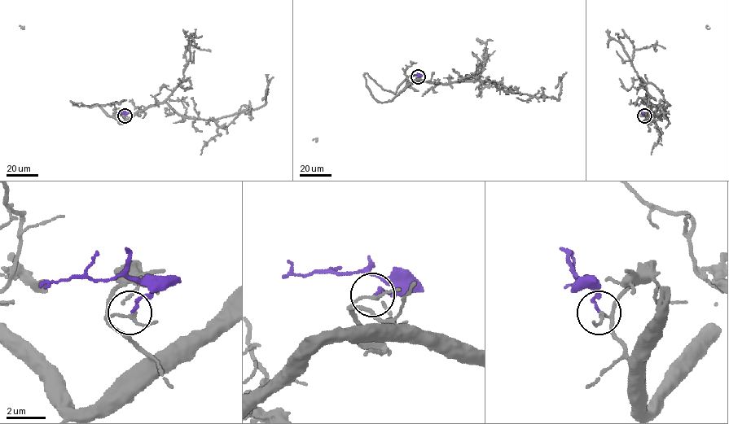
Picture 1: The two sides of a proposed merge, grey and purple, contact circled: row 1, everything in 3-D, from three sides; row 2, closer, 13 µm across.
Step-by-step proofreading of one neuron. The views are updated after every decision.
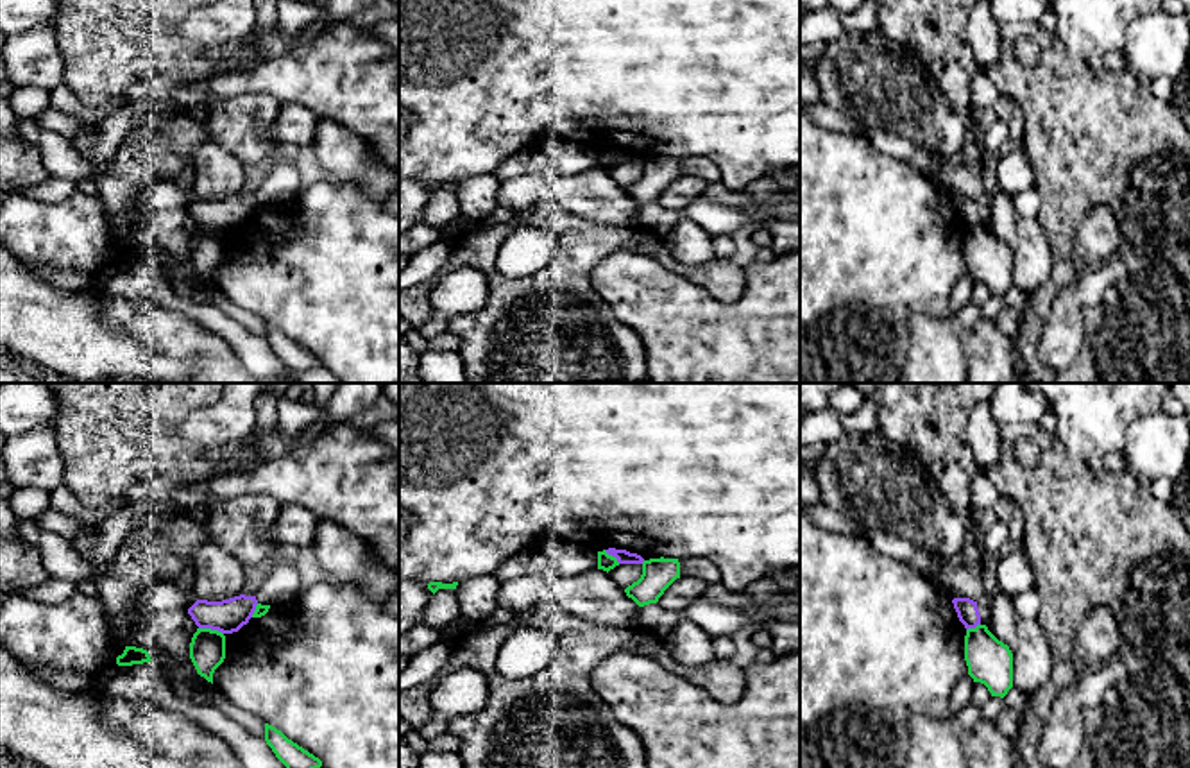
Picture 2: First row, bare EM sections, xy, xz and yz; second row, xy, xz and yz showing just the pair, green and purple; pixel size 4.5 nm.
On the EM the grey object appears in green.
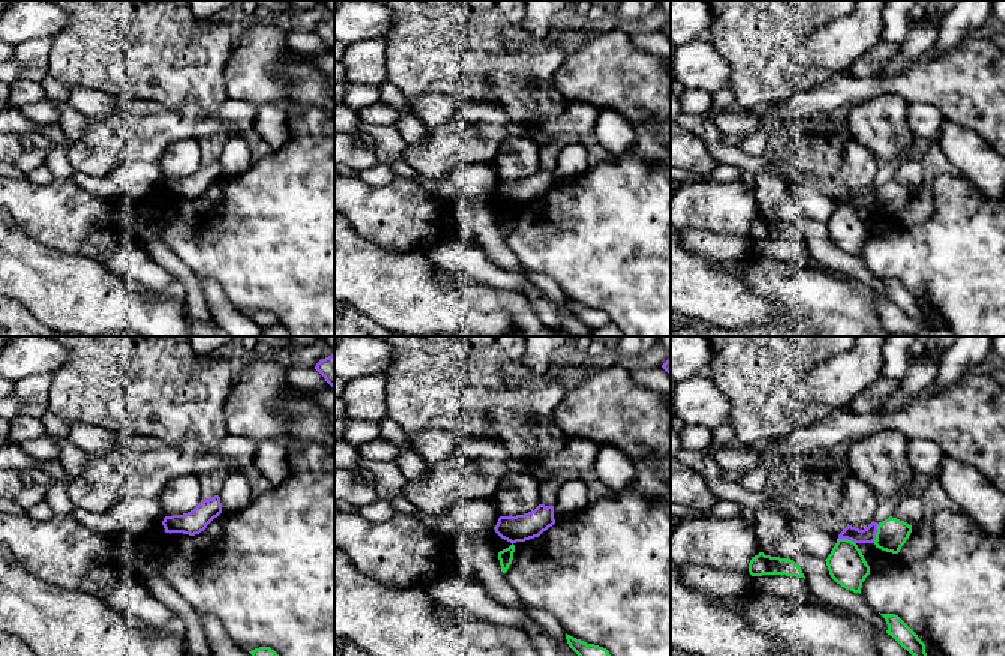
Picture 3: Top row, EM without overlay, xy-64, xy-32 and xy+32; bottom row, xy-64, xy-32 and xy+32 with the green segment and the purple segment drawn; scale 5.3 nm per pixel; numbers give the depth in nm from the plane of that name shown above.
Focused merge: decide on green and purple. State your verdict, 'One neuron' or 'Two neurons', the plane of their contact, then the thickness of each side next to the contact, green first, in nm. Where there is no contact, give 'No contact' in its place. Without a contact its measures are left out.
Two neurons. Touches green in xy. Thickness 160 nm (green) against 150 nm

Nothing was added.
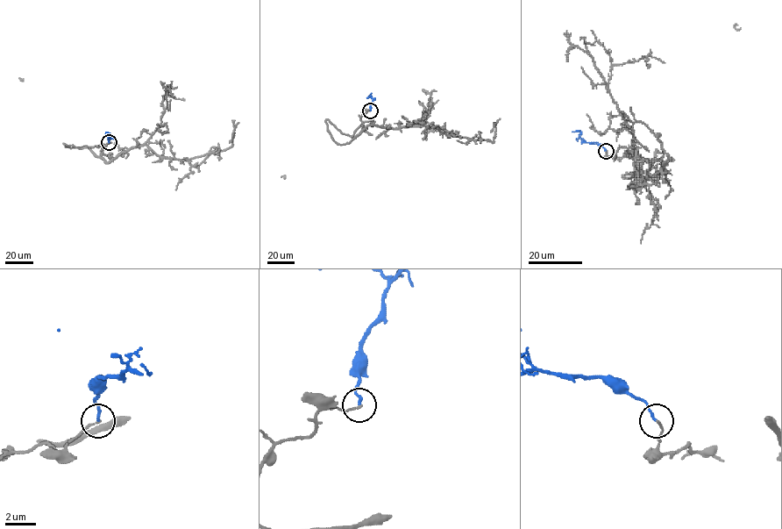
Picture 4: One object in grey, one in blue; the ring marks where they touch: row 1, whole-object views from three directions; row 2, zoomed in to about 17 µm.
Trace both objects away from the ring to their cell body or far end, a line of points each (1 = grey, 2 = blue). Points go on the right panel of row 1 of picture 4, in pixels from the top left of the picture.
1: (606, 151), (640, 163), (636, 191), (638, 154), (639, 183), (668, 157), (635, 122), (649, 151)
2: (606, 151), (603, 146), (584, 141), (579, 131), (572, 131)

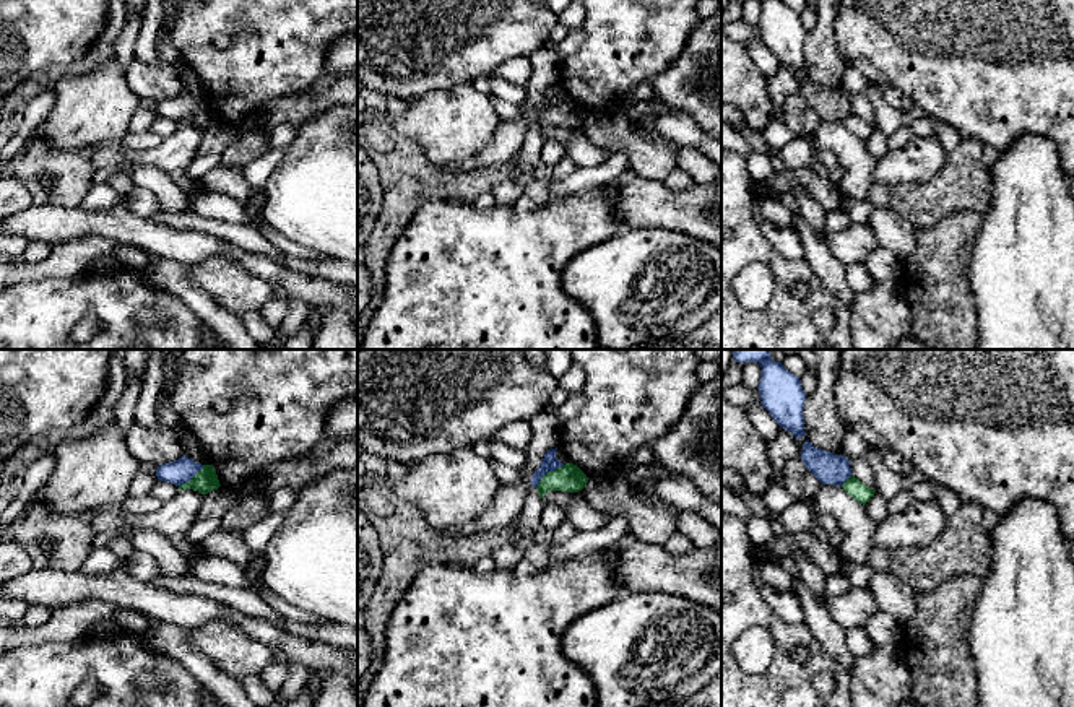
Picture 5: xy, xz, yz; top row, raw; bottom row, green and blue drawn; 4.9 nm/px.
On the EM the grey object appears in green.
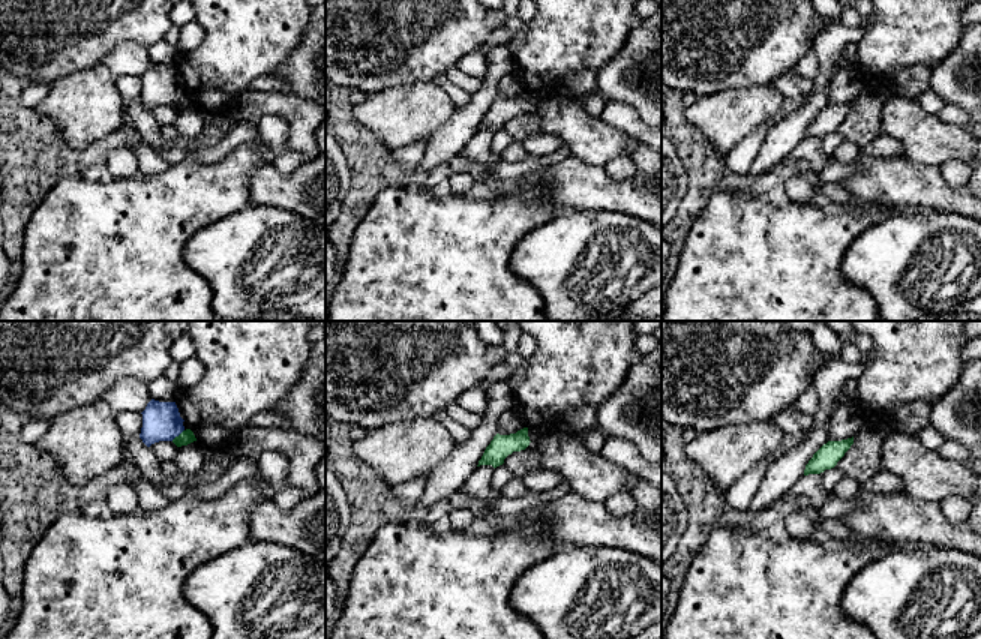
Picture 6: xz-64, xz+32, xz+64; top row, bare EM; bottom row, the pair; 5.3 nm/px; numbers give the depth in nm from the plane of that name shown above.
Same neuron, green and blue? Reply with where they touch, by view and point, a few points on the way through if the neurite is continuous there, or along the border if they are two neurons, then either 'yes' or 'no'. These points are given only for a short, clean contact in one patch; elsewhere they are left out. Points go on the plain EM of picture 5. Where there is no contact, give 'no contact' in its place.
contact xz (548, 108); border xz (562, 99), (549, 106), (535, 122); no

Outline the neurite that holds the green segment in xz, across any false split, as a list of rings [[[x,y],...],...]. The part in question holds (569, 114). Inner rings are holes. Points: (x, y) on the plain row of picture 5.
[[[565,99],[554,107],[548,107],[536,122],[541,135],[551,127],[578,128],[588,119],[587,111],[574,99]]]

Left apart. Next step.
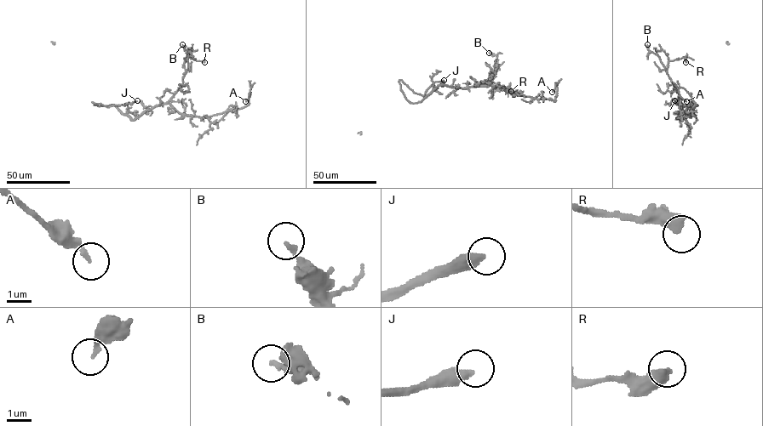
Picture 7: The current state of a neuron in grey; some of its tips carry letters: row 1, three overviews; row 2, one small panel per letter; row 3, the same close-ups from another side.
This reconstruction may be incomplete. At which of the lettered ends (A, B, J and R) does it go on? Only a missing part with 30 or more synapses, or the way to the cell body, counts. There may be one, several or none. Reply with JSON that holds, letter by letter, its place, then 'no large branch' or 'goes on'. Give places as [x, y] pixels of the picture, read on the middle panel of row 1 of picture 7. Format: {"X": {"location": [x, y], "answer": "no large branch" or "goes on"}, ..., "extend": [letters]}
{"A": {"location": [552, 92], "answer": "no large branch"}, "B": {"location": [489, 53], "answer": "no large branch"}, "J": {"location": [444, 80], "answer": "goes on"}, "R": {"location": [511, 91], "answer": "no large branch"}, "extend": ["J"]}

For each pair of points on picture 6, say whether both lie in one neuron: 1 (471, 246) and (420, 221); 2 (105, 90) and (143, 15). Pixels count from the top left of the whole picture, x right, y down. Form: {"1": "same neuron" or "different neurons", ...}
{"1": "same neuron", "2": "different neurons"}

